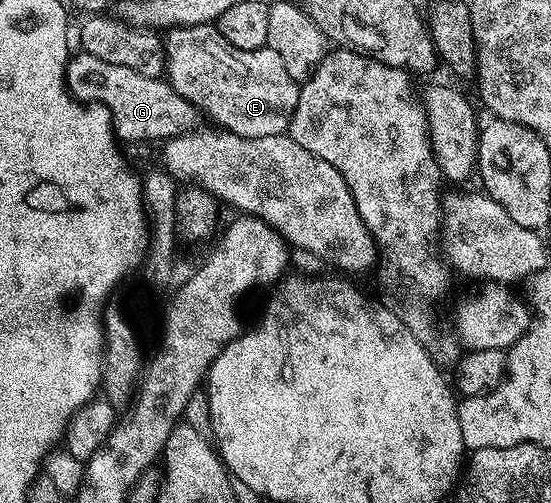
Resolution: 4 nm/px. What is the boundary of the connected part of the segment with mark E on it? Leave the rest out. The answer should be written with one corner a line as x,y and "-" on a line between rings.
205,23
191,27
172,27
165,32
166,69
165,78
194,108
211,119
223,131
231,131
245,139
281,135
290,126
290,118
296,109
299,80
288,77
284,61
270,47
260,49
236,49
220,37
217,26

